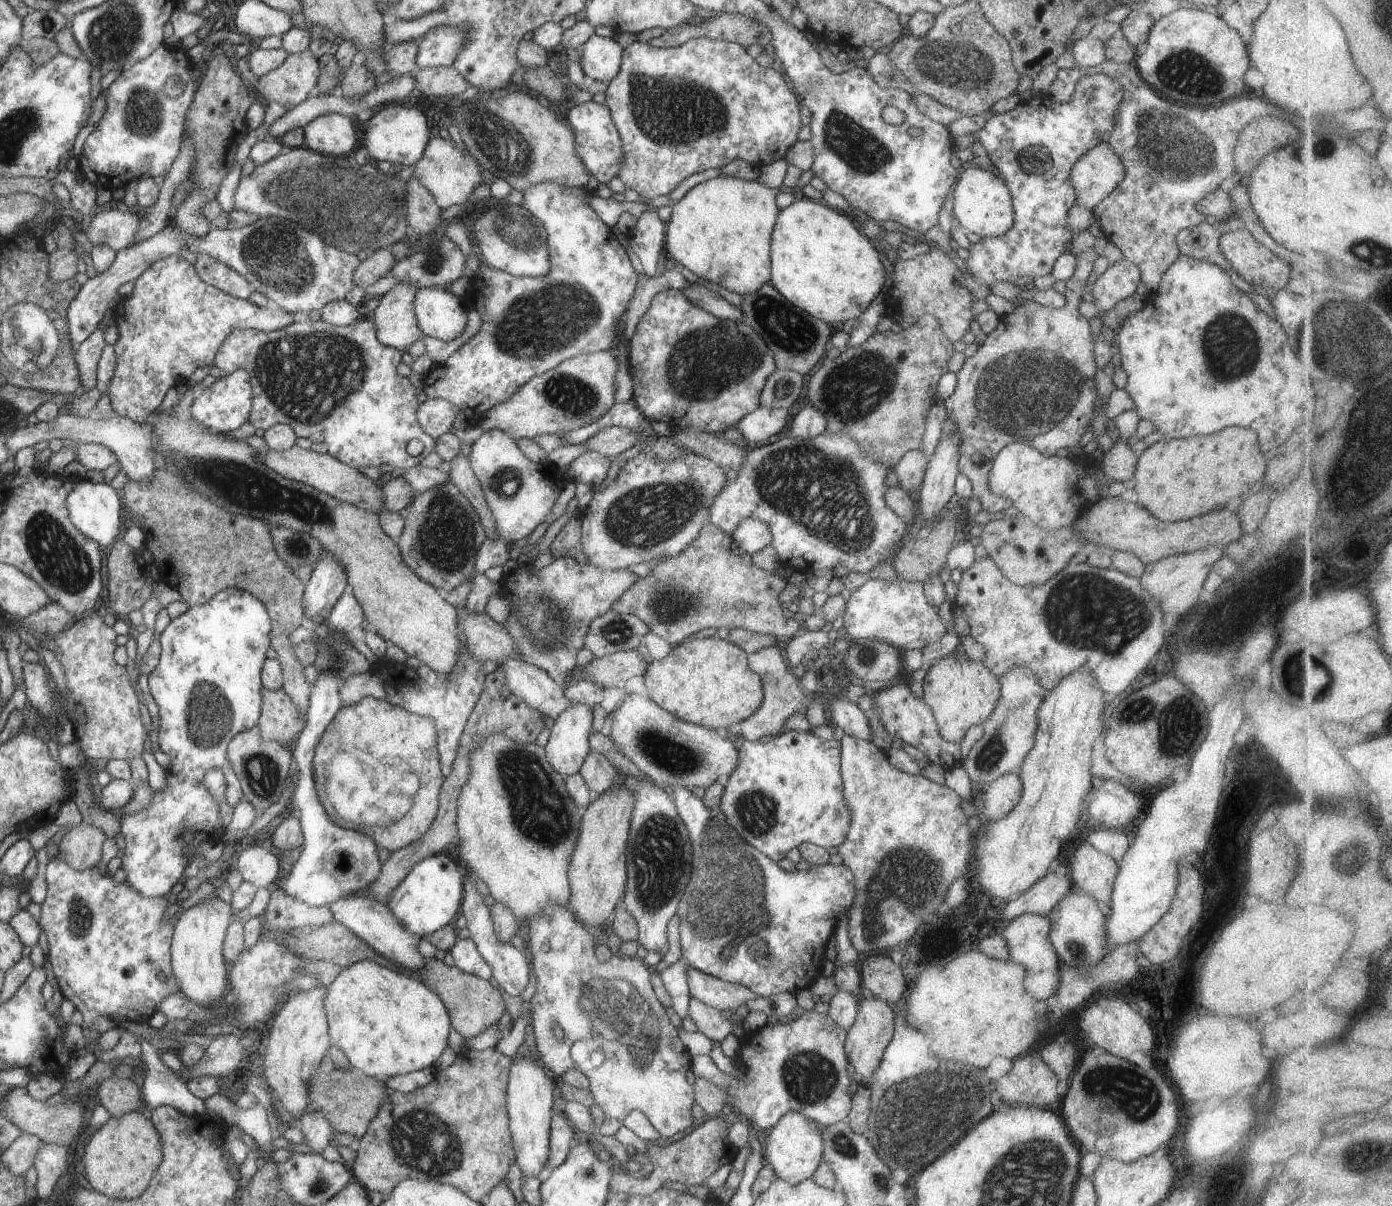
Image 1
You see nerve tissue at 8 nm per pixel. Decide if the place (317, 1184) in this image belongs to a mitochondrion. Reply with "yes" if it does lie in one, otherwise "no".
yes

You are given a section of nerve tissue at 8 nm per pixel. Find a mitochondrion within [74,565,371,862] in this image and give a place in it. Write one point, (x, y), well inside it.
(205, 712)

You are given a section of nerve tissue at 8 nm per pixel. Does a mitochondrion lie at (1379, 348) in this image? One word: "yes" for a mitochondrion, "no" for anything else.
yes

